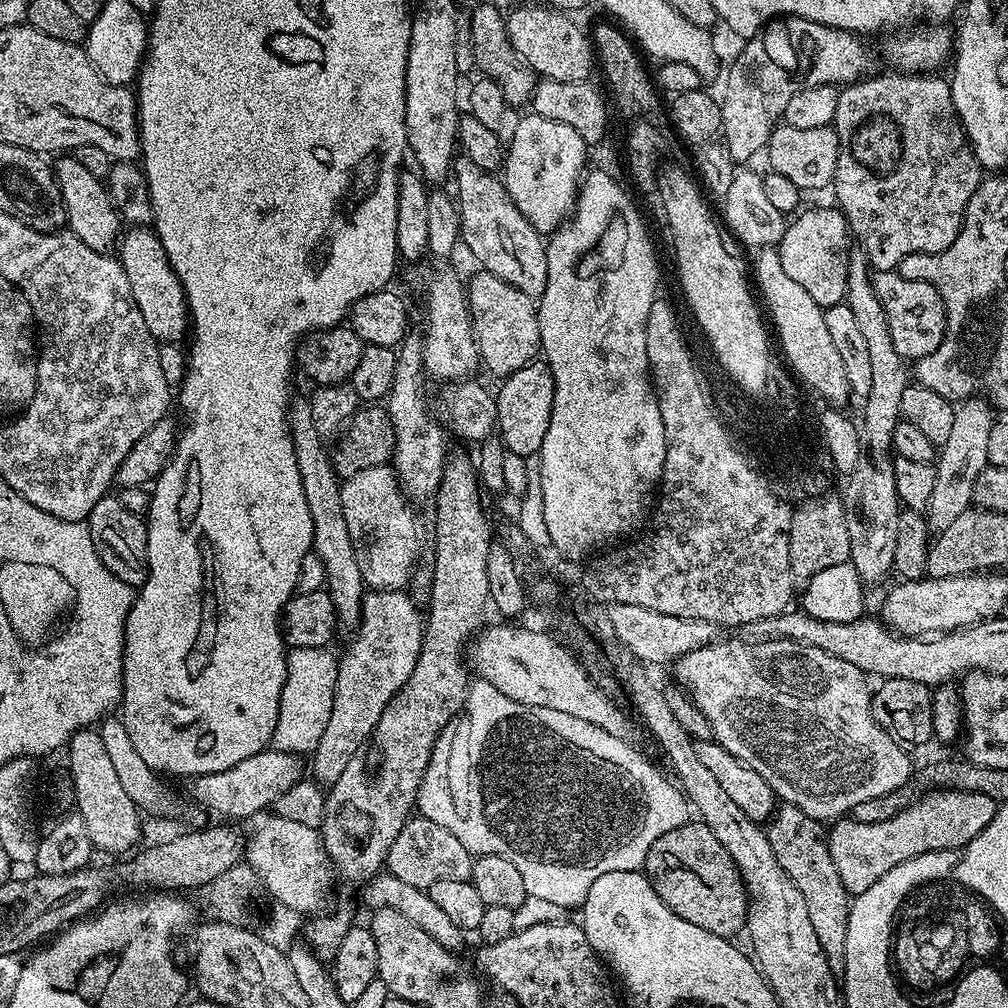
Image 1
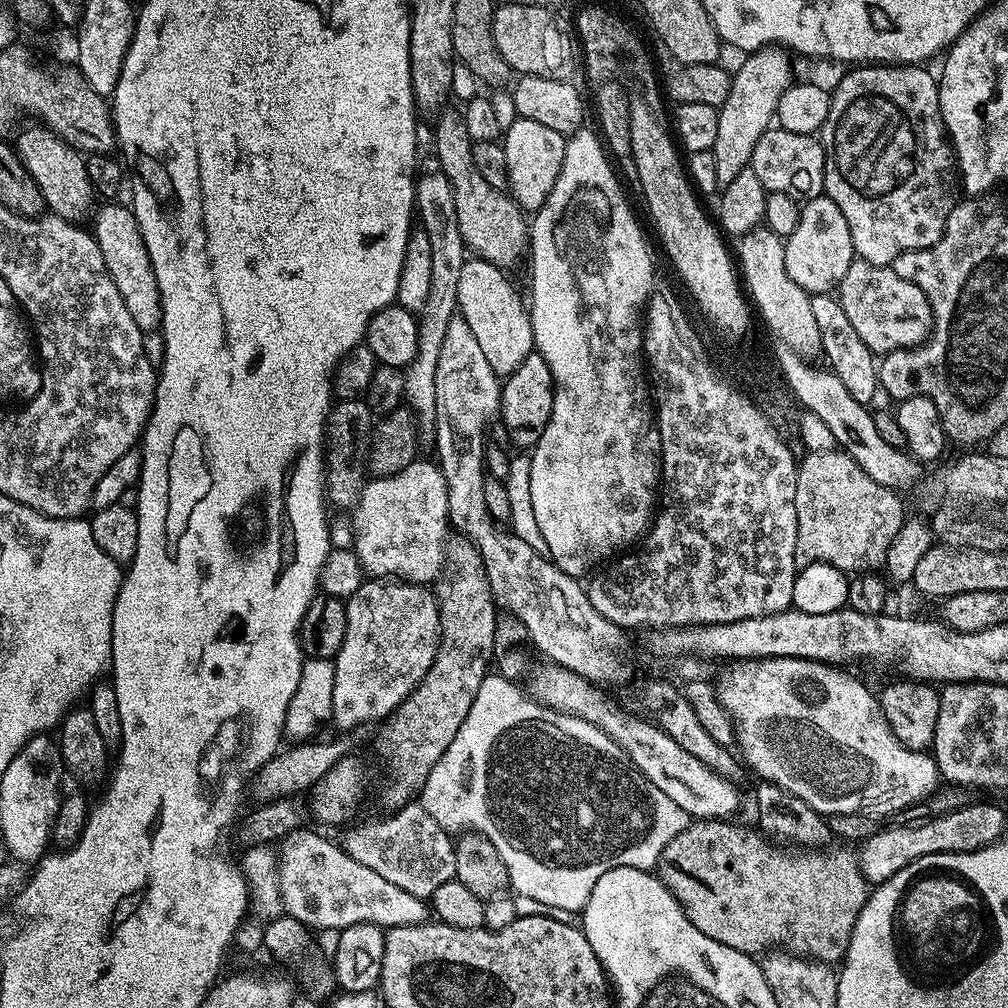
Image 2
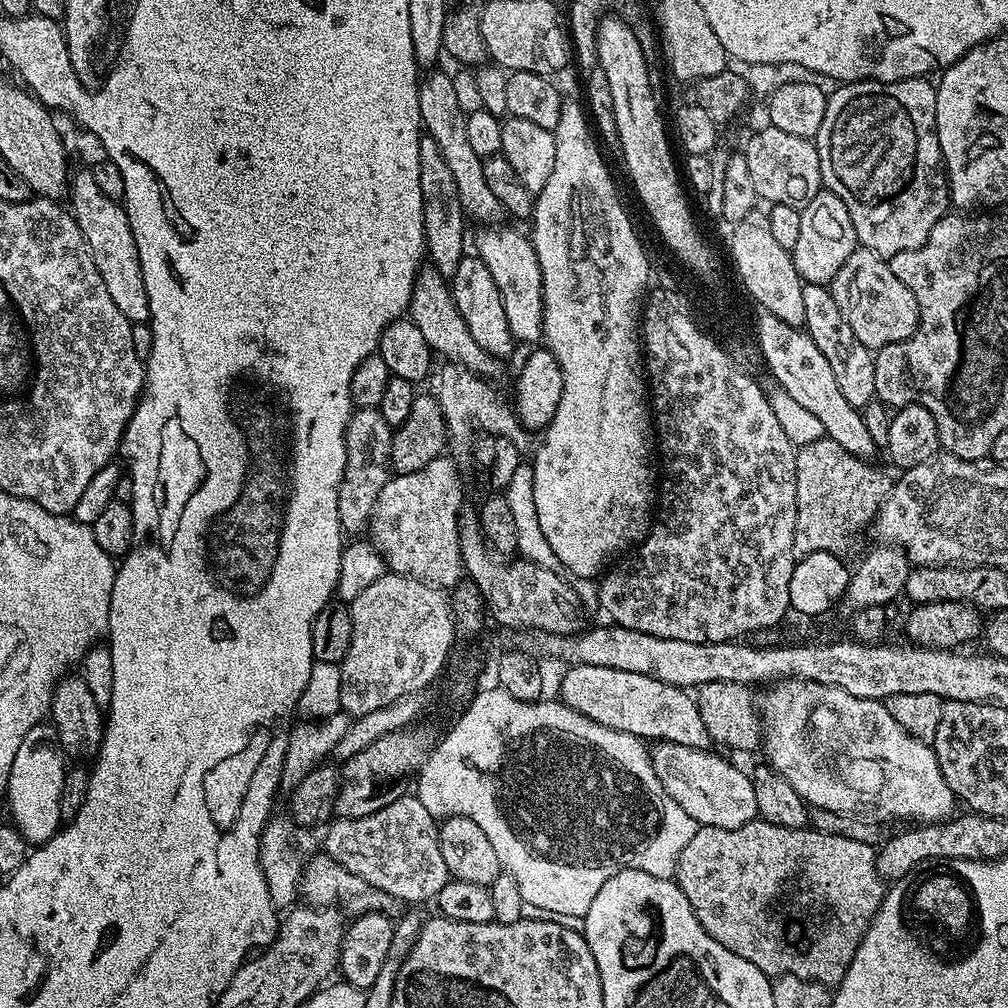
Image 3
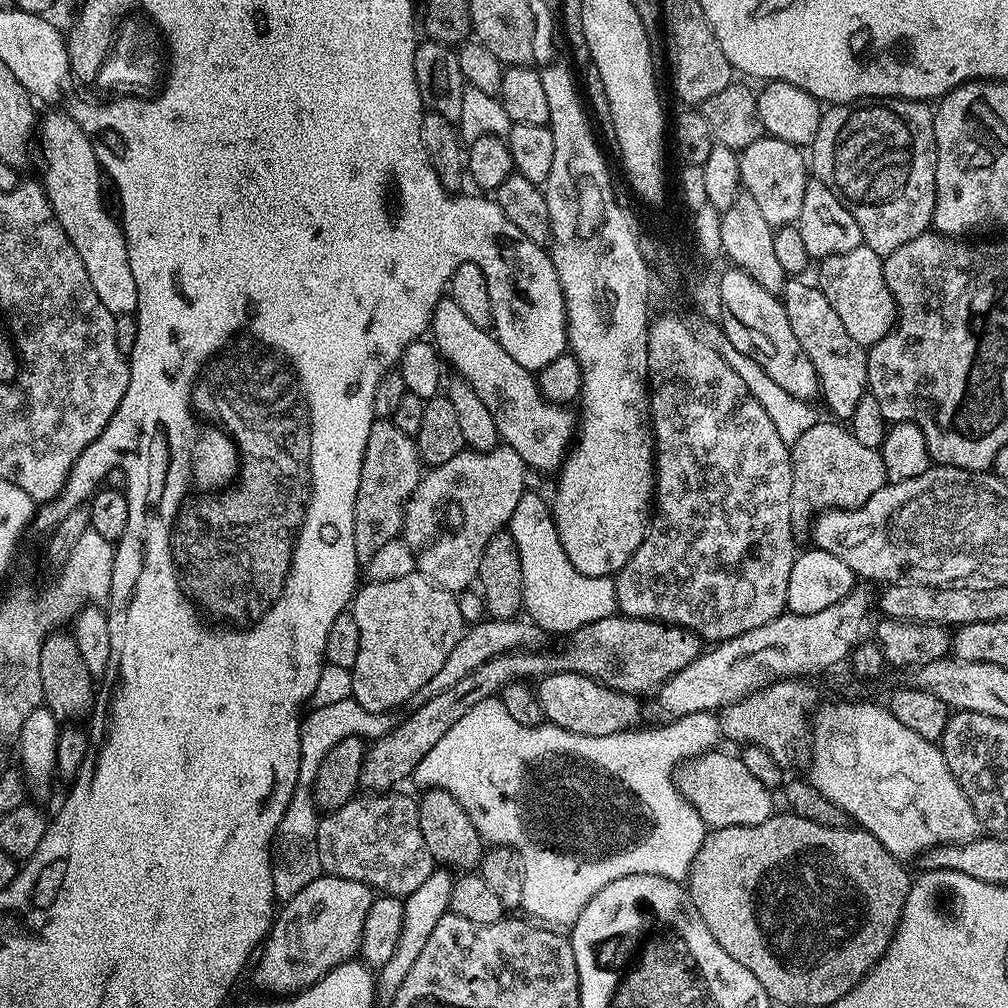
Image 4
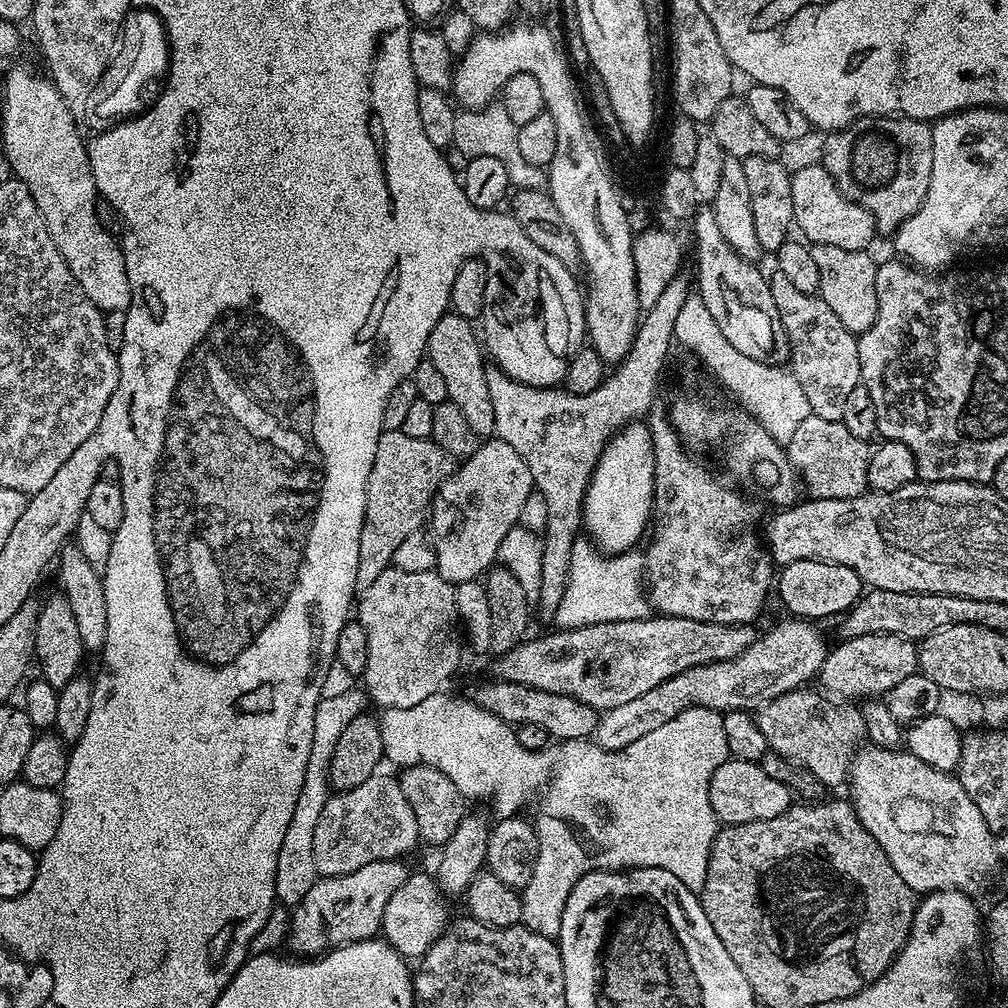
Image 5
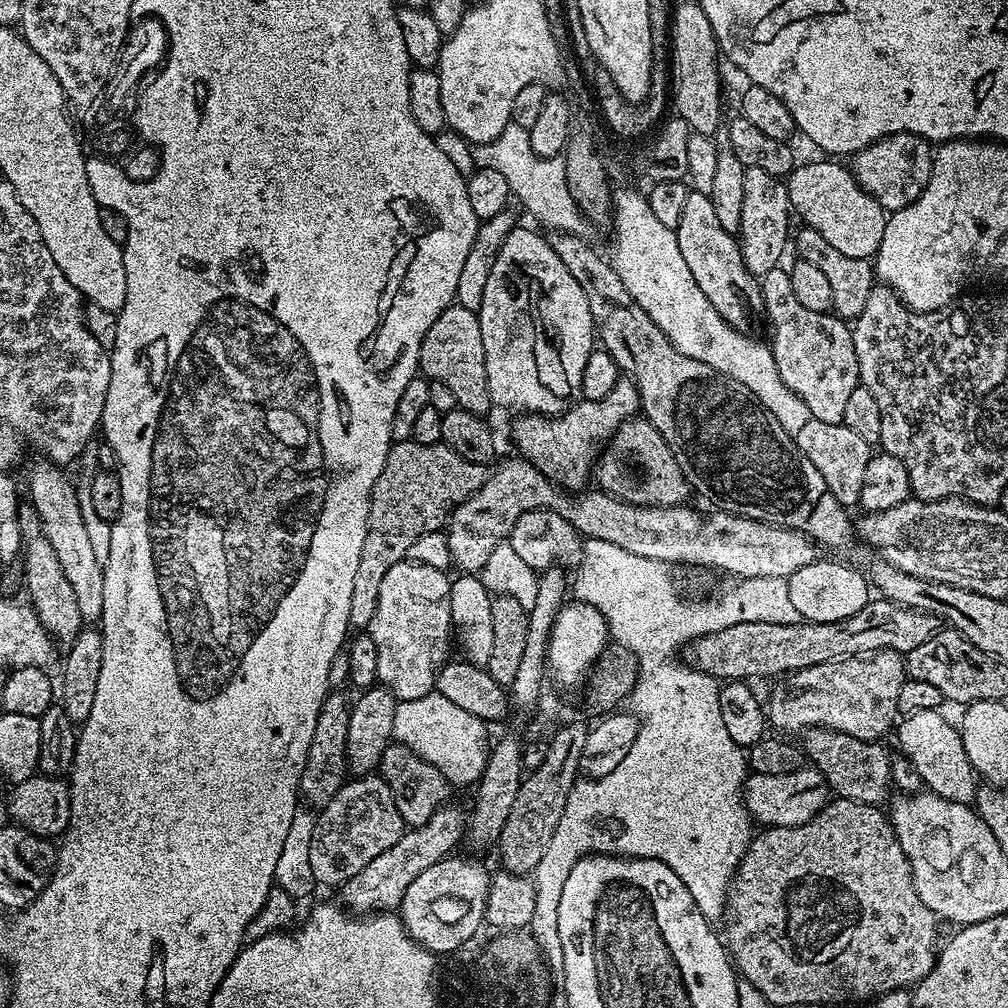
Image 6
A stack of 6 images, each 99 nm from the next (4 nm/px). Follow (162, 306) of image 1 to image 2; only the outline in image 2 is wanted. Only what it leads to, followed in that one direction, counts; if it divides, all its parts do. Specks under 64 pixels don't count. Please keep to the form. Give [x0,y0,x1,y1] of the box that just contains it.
[94,202,160,333]

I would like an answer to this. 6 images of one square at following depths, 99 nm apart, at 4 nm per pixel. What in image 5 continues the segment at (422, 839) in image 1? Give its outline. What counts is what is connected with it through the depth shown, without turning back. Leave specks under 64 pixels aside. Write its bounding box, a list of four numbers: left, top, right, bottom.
[314,772,421,876]

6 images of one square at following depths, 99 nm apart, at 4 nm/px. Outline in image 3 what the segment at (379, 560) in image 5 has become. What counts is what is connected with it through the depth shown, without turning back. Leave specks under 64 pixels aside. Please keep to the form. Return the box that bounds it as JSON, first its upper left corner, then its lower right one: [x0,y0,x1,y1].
[338,408,392,534]

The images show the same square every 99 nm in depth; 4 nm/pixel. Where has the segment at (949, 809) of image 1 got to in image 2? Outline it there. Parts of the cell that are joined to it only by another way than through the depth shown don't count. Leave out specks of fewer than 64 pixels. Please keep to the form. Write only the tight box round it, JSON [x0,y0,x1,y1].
[859,802,1005,886]

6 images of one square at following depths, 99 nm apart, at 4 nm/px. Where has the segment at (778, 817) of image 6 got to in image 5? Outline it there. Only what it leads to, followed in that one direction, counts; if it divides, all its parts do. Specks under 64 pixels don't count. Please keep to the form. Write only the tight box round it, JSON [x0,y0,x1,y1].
[708,758,794,826]

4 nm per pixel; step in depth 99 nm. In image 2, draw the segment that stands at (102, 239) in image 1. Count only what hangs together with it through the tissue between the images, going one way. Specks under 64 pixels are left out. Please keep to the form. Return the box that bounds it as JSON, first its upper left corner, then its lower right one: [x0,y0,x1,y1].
[14,126,94,222]

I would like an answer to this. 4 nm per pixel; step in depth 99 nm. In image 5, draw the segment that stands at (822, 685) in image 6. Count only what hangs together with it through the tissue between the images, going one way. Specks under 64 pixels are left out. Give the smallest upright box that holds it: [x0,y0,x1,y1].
[818,634,920,698]

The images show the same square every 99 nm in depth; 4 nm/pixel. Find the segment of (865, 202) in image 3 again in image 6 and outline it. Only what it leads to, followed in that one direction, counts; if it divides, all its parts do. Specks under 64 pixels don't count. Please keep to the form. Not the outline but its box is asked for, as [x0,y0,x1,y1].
[850,132,934,214]

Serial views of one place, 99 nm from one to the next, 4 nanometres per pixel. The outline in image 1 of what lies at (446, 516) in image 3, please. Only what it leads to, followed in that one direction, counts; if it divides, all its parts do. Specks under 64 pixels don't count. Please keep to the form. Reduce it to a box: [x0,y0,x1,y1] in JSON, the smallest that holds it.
[340,464,418,592]

